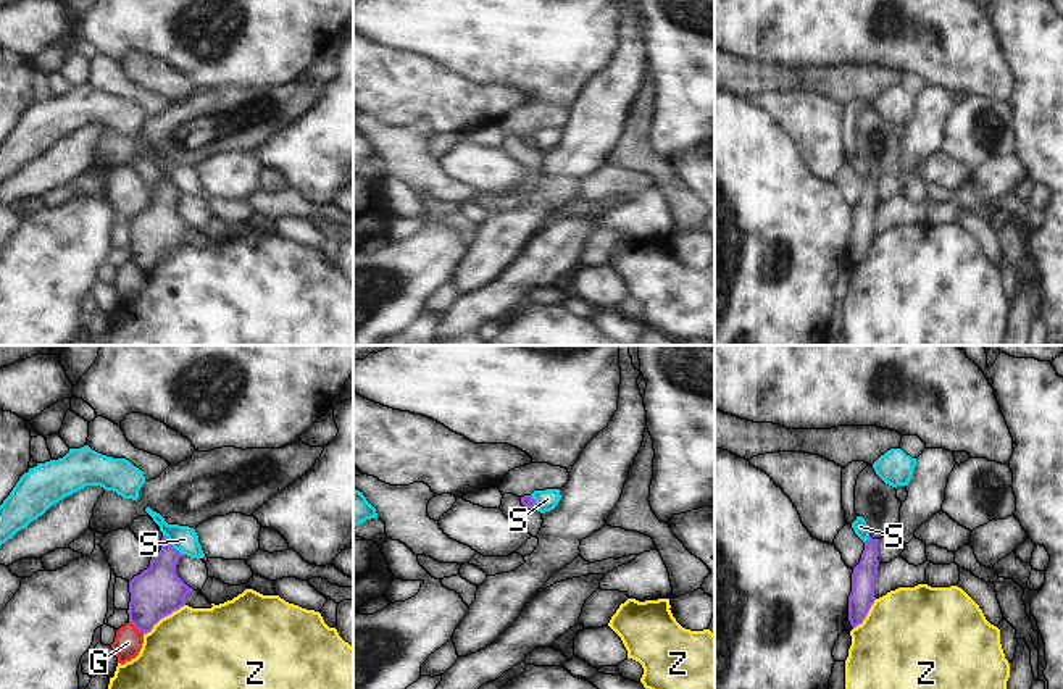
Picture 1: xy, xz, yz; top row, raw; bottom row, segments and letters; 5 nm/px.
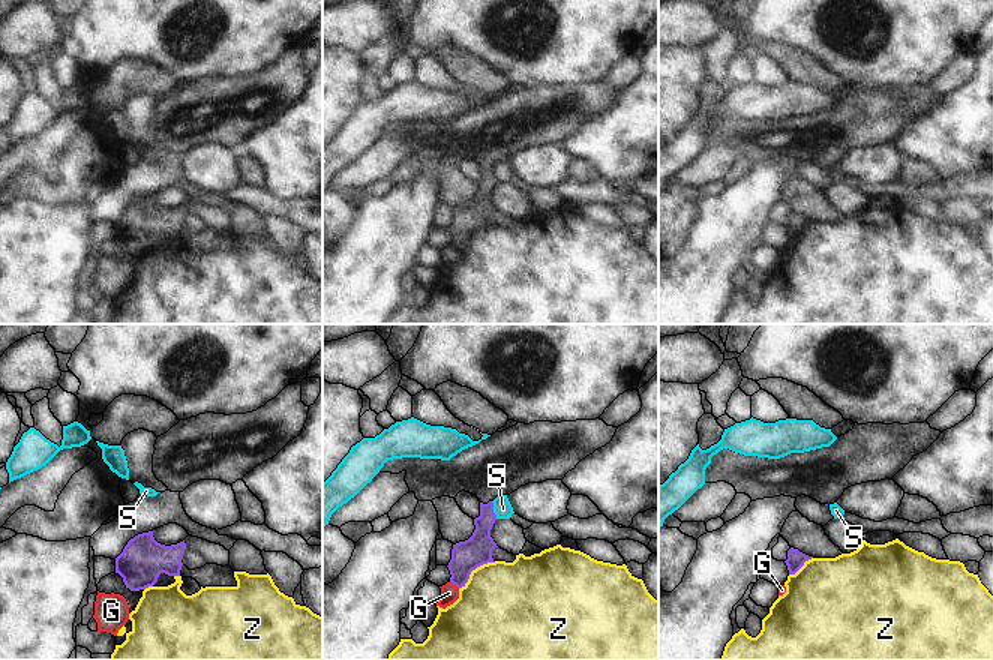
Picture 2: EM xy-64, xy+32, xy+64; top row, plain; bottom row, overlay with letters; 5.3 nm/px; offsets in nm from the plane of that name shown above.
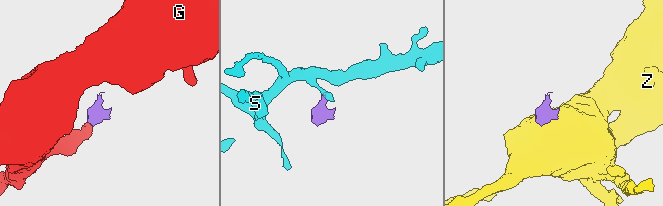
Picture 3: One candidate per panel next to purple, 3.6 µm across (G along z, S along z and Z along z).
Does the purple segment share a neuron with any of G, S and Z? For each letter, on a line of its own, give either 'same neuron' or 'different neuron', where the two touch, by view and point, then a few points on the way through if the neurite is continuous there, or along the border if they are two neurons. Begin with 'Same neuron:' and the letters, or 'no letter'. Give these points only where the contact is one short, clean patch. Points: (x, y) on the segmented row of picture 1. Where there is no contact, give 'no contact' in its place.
Same neuron: no letter
G: different neuron | xy (137, 628) | along xy (129, 622), (144, 633)
S: different neuron | xy (170, 544) | along xy (163, 534), (181, 554)
Z: different neuron | xy (163, 617) | along xy (184, 604), (165, 615), (144, 634)

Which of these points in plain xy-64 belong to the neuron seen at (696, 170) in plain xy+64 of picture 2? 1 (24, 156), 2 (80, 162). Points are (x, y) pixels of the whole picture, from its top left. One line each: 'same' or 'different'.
1: same
2: different

